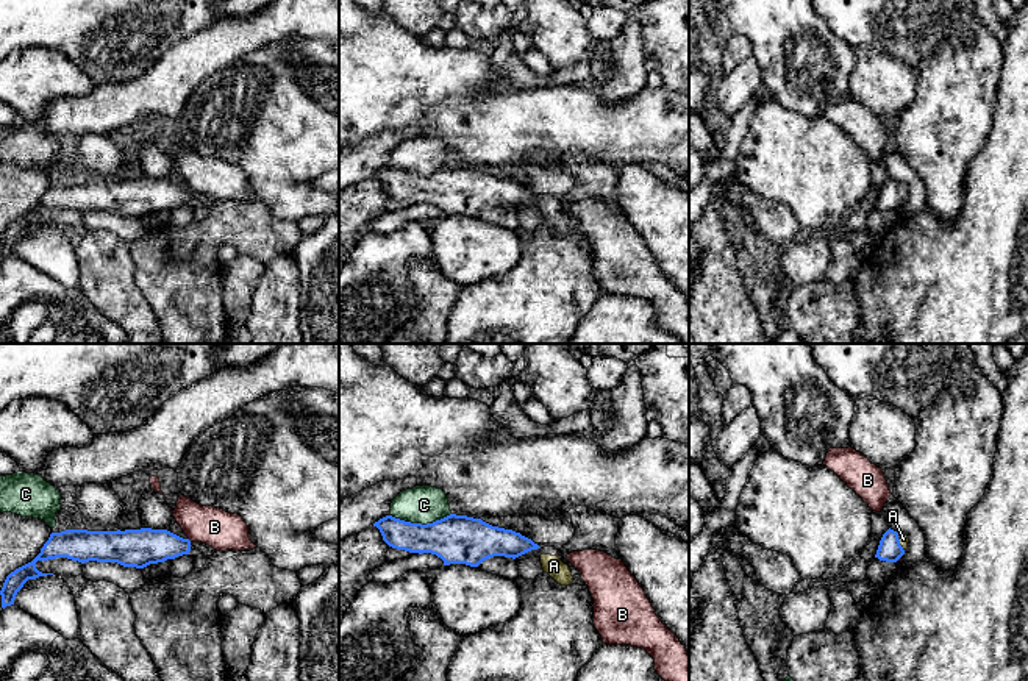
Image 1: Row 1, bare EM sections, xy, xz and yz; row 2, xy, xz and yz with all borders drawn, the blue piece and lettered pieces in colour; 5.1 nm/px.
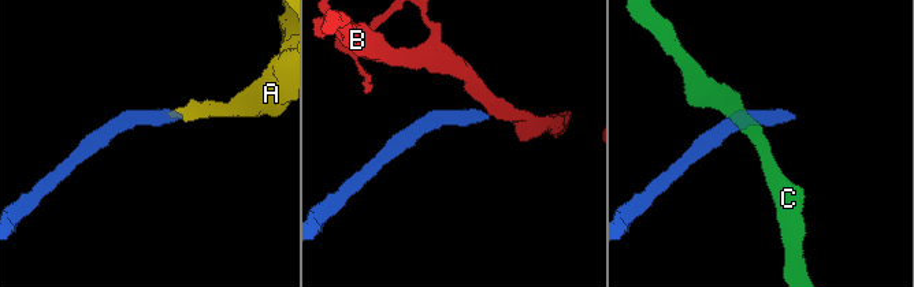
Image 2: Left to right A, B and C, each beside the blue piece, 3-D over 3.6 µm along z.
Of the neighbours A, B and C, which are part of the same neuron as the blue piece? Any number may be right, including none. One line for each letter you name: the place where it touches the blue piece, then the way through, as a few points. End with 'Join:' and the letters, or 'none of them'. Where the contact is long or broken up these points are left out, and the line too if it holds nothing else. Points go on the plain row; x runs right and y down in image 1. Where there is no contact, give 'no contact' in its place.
A: yz (899, 192) | across yz (889, 199), (899, 192), (903, 189)
Join: A

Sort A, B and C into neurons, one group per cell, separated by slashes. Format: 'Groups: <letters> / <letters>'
Groups: A / B / C

